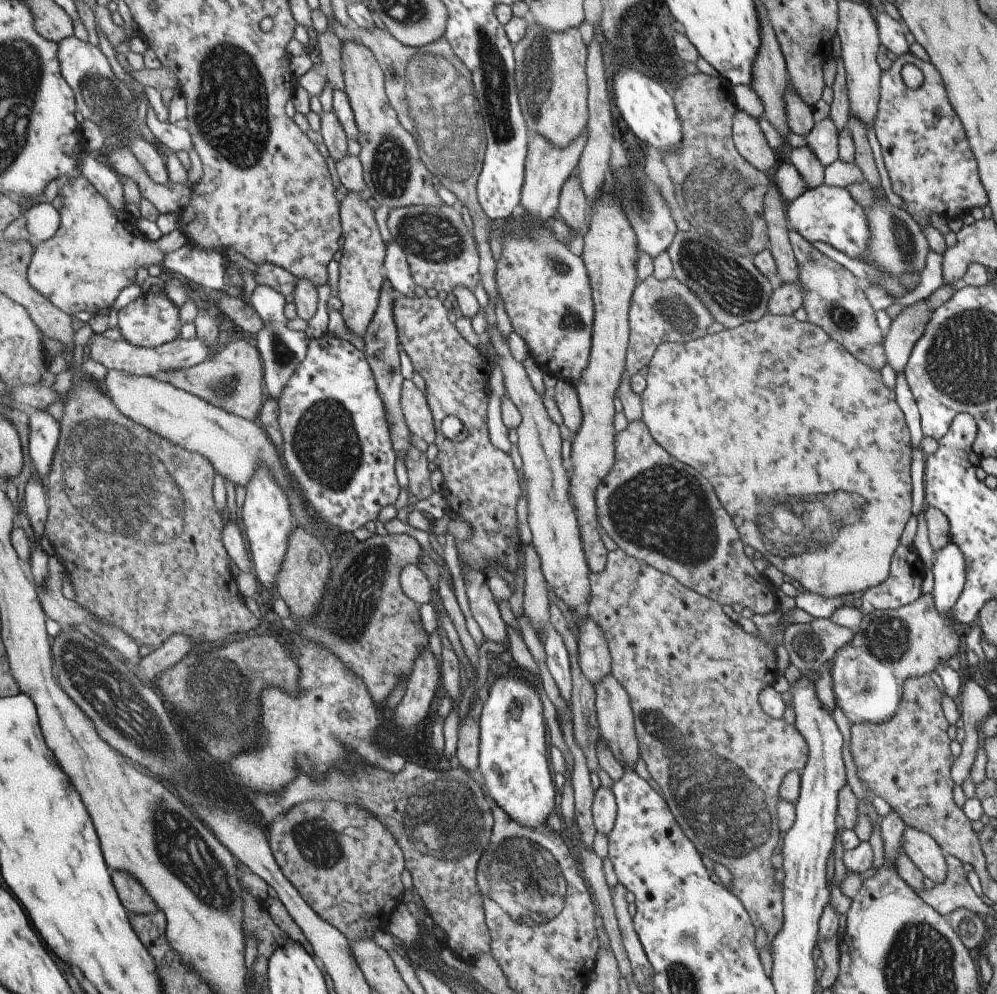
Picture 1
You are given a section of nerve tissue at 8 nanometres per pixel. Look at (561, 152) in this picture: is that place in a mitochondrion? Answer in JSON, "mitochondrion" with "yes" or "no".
{"mitochondrion":"no"}

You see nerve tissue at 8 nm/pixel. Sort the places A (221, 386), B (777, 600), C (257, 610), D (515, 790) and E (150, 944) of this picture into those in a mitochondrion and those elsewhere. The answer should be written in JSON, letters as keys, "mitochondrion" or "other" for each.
{"A":"mitochondrion","B":"other","C":"other","D":"other","E":"other"}

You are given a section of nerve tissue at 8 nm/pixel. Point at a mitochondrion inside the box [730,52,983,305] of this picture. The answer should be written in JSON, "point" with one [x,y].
{"point":[907,250]}

